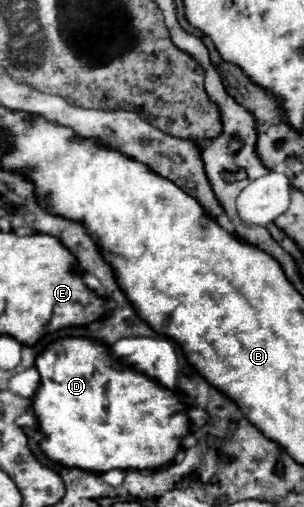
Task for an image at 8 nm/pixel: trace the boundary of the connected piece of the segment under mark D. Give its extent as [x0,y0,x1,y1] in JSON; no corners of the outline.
[32,338,190,472]

